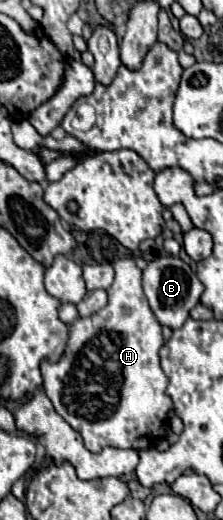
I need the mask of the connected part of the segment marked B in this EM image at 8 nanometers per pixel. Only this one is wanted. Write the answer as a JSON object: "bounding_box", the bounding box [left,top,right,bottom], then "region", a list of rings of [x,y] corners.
{"bounding_box":[143,256,203,330],"region":[[[161,256],[161,258],[151,260],[147,264],[147,268],[143,270],[143,290],[145,290],[145,296],[149,300],[153,314],[157,316],[157,320],[163,326],[169,326],[173,330],[181,328],[185,324],[191,308],[195,304],[199,304],[199,298],[203,294],[203,286],[201,286],[201,280],[197,278],[197,274],[189,268],[189,264],[185,264],[177,256]]]}

